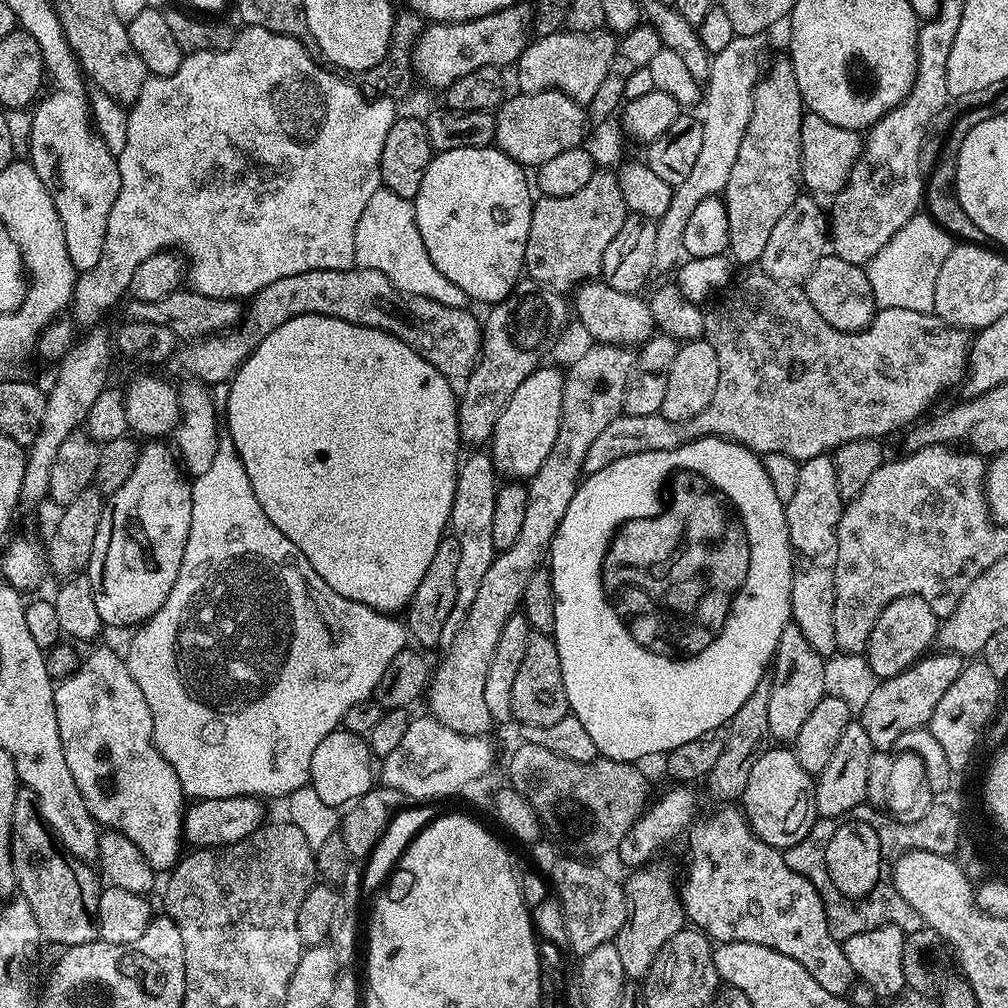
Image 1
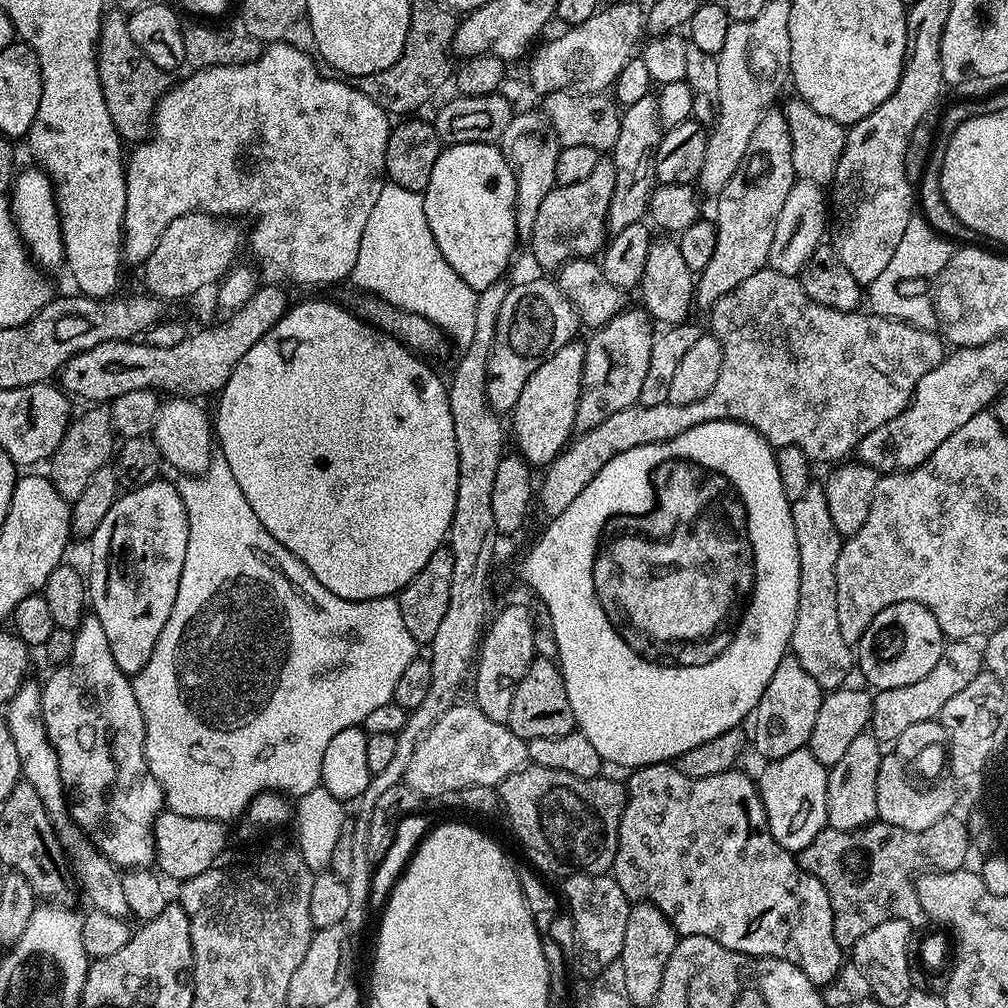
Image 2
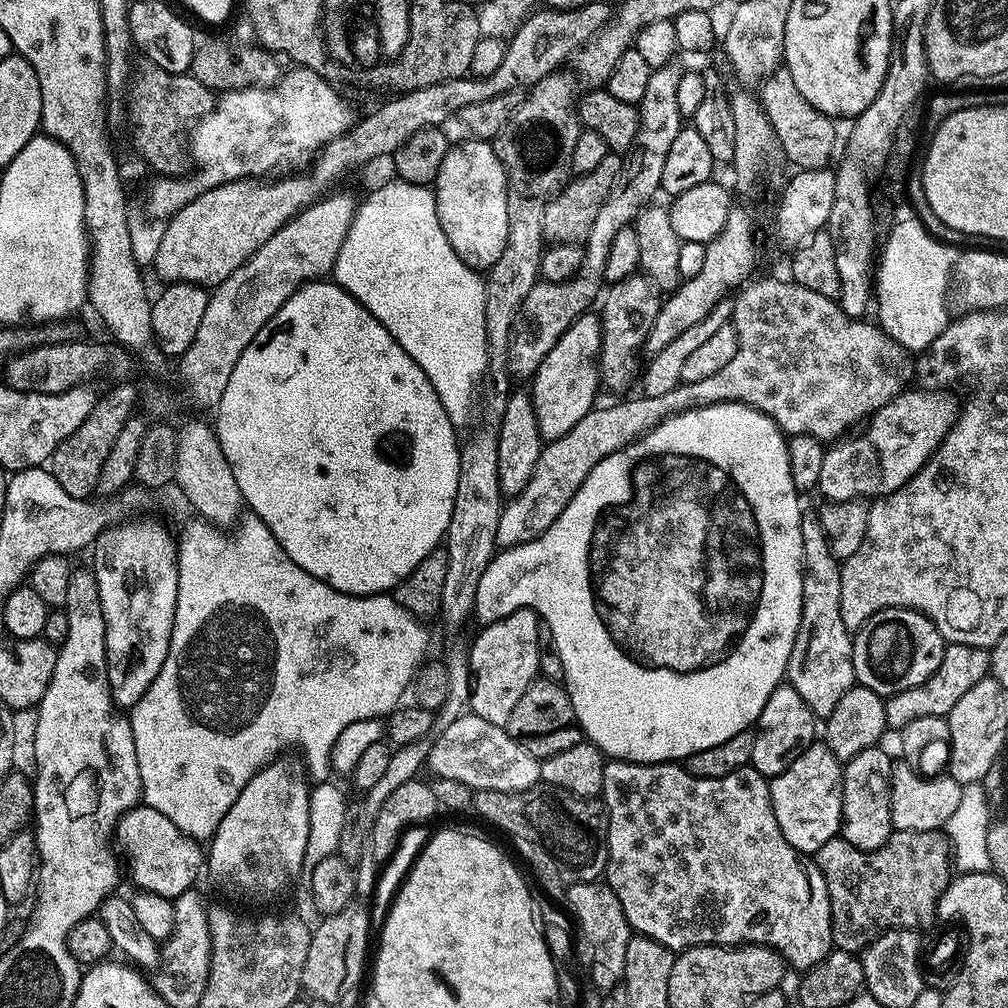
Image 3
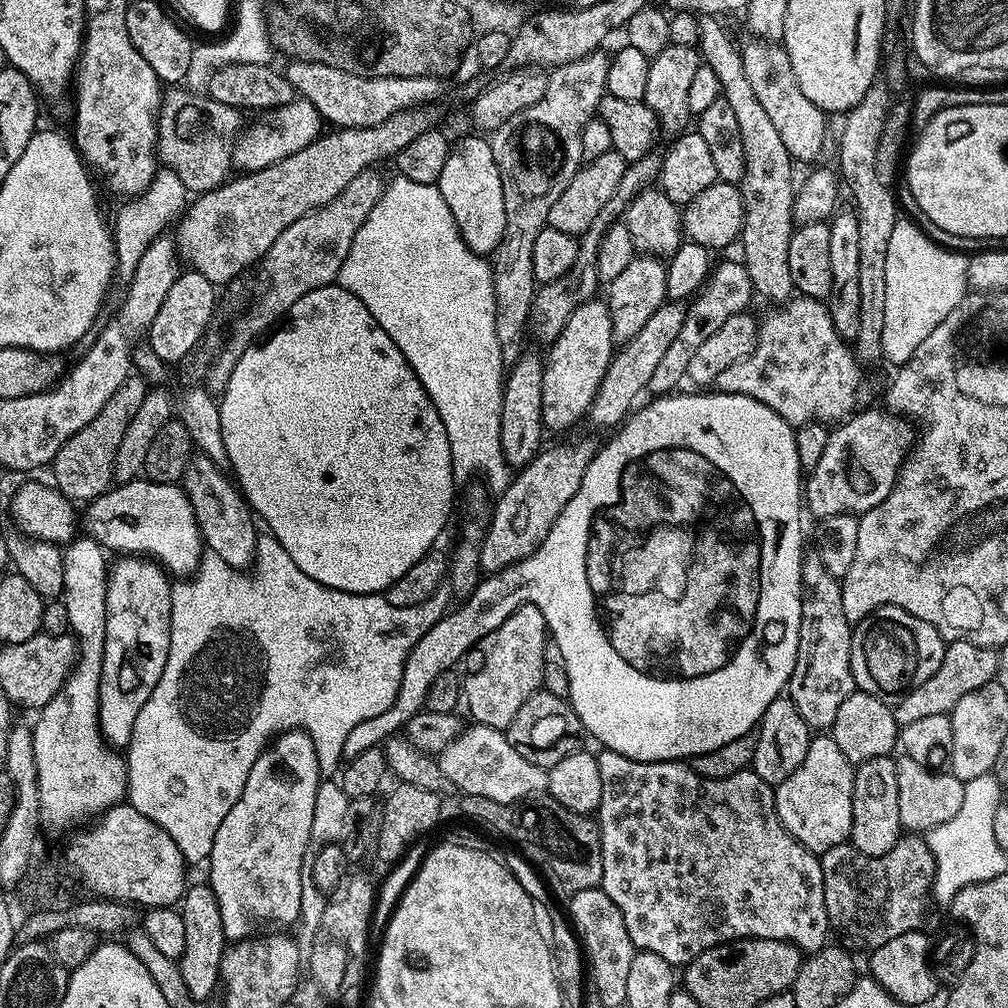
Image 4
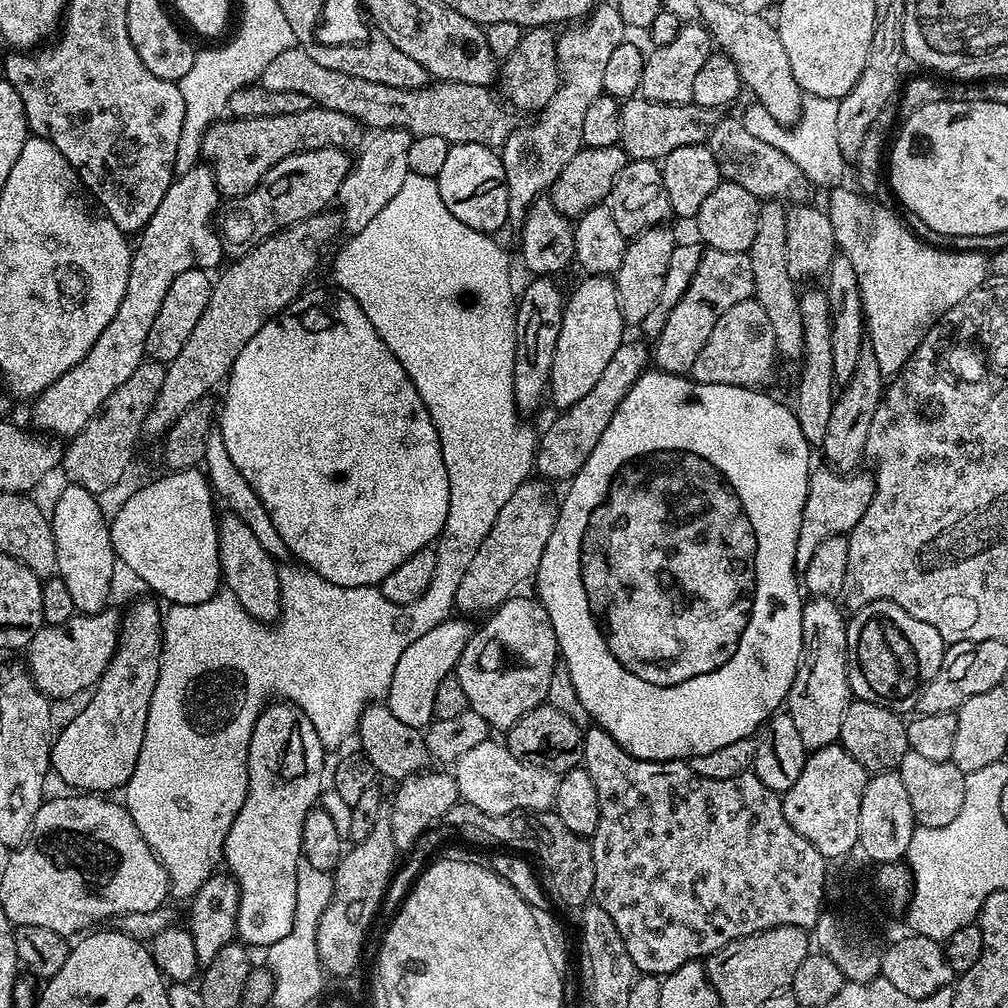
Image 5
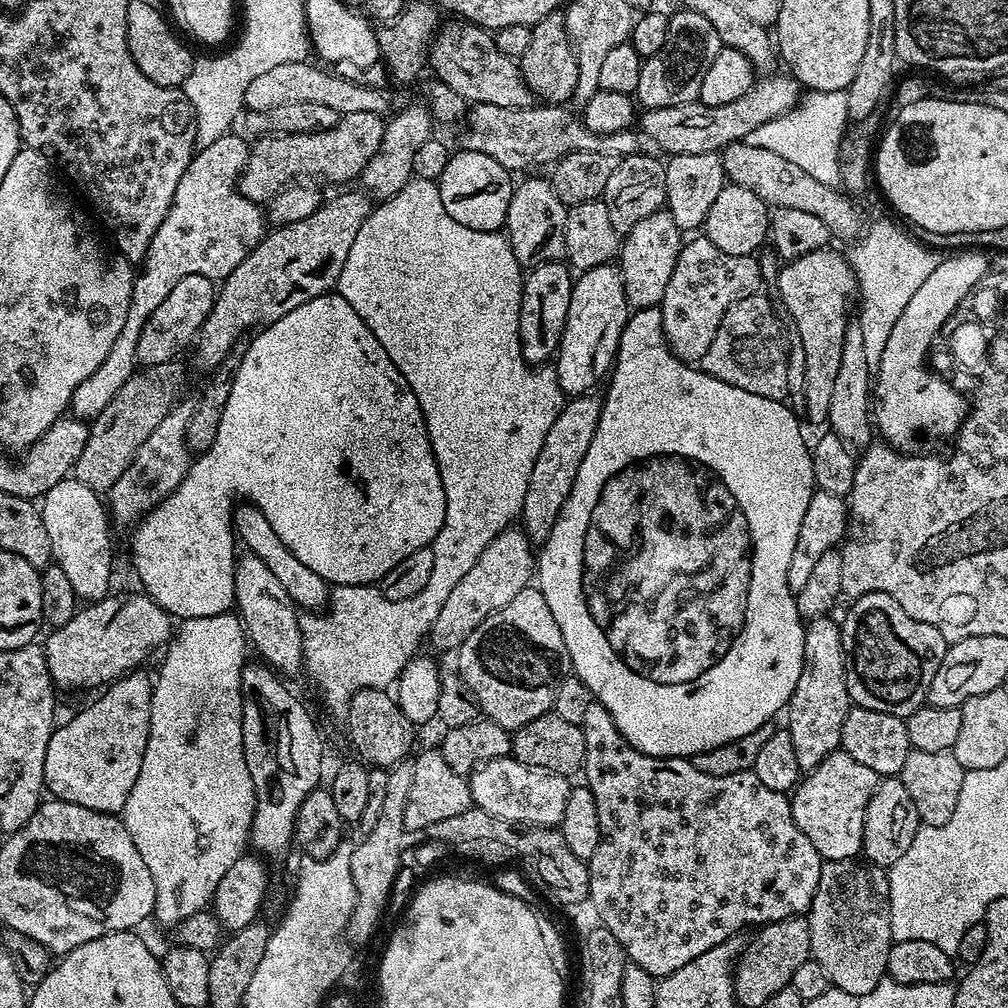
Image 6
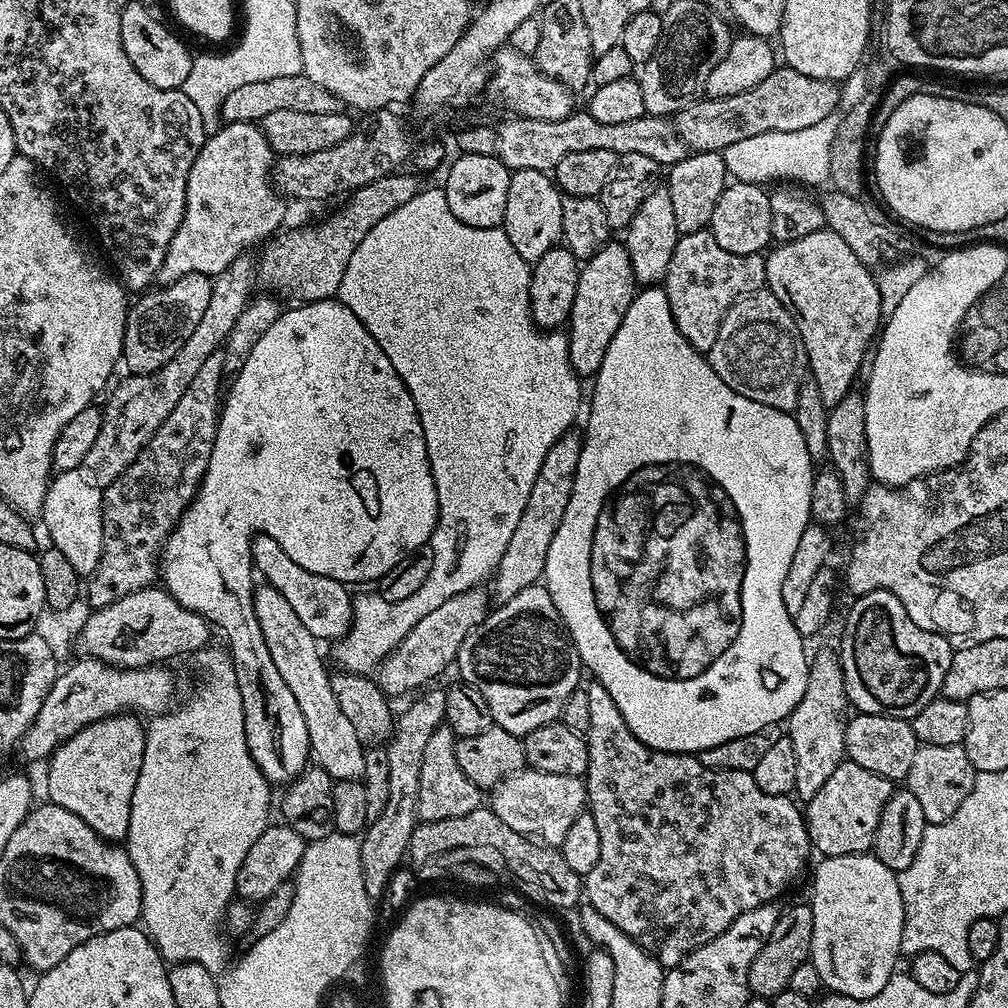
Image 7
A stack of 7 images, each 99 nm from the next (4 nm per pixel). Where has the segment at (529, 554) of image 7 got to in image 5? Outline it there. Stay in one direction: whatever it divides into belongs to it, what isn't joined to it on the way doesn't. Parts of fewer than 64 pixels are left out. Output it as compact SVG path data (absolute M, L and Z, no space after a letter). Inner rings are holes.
M632 338L625 339L623 344L614 350L614 358L606 365L606 370L602 370L602 375L598 382L594 382L590 394L582 398L579 402L574 402L574 406L563 409L559 413L560 417L545 430L544 436L539 437L538 451L534 456L534 468L540 472L557 472L560 476L571 478L576 475L577 470L584 465L586 458L598 446L606 426L610 426L610 418L618 410L622 398L634 386L634 382L646 371L650 364L650 352L643 348L638 341Z

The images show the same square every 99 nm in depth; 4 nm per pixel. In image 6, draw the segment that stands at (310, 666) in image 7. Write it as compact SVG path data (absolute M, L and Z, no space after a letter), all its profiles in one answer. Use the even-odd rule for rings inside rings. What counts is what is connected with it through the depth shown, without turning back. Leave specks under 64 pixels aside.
M247 550L241 553L236 556L236 567L232 569L230 581L235 611L243 623L251 647L255 651L257 648L273 669L279 670L285 677L292 676L299 668L301 671L305 667L304 635L300 629L298 609L292 603L290 594L286 594L282 582L274 578L274 573L267 568L266 562L262 562L262 558Z

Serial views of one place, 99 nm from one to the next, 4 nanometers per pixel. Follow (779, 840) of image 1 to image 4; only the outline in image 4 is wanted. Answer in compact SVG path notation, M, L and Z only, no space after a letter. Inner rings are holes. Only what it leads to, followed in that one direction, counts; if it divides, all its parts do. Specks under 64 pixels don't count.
M816 734L809 739L808 753L802 758L802 766L790 774L790 778L775 785L776 813L782 826L809 852L822 854L834 846L845 843L852 835L852 799L854 798L854 765L838 750L838 742L830 734Z

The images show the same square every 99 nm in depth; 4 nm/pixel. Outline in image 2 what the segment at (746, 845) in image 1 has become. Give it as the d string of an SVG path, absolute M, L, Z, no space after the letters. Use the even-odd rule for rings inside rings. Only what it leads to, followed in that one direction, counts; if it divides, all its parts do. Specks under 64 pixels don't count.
M671 763L648 764L645 768L633 771L629 780L626 780L626 791L628 801L624 807L624 813L618 826L618 846L614 854L614 862L610 869L610 875L616 879L618 886L622 886L622 894L626 894L629 902L648 902L655 904L662 910L665 918L672 923L674 930L680 936L705 936L714 938L722 946L726 946L731 952L739 954L741 957L756 956L763 958L773 956L794 962L810 982L818 986L825 986L831 983L840 968L846 963L846 952L838 946L834 938L834 918L832 917L832 907L830 898L826 894L826 886L814 878L806 870L800 868L800 861L791 852L787 852L770 832L768 825L768 815L764 809L764 803L760 797L760 790L755 779L752 780L741 770L714 774L710 778L690 778L682 774Z

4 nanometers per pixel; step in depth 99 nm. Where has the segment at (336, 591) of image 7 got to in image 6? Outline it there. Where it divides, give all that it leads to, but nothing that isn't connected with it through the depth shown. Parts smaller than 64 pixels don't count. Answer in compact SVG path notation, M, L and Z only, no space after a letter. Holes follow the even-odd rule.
M237 503L233 507L231 518L235 535L244 543L243 547L258 558L262 558L262 562L266 562L267 568L274 573L274 578L278 578L278 582L282 582L286 594L290 594L292 603L296 605L297 609L320 610L329 603L330 585L328 581L323 580L318 574L314 574L314 570L310 570L310 566L302 566L302 562L298 562L298 558L294 558L294 554L290 554L290 550L284 545L282 538L278 538L278 534L274 534L274 526L270 526L266 514L262 514L262 510L257 504Z

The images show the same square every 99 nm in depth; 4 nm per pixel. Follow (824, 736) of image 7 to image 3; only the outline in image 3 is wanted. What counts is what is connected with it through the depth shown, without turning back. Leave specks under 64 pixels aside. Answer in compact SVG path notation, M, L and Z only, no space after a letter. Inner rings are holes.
M801 515L802 554L804 555L804 581L802 582L802 614L794 650L790 650L787 683L792 685L802 700L818 718L826 718L838 706L846 690L856 684L854 658L852 657L853 633L842 622L841 561L830 550L828 535L822 530L815 515Z

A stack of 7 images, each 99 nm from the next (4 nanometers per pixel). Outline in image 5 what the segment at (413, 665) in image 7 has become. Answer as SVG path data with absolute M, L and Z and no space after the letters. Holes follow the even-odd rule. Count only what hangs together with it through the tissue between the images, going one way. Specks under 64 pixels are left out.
M529 478L510 494L510 502L498 510L494 526L478 546L462 582L458 582L455 607L464 612L495 610L517 591L523 580L531 581L542 562L546 542L556 524L557 501L552 501L552 492L535 478Z

